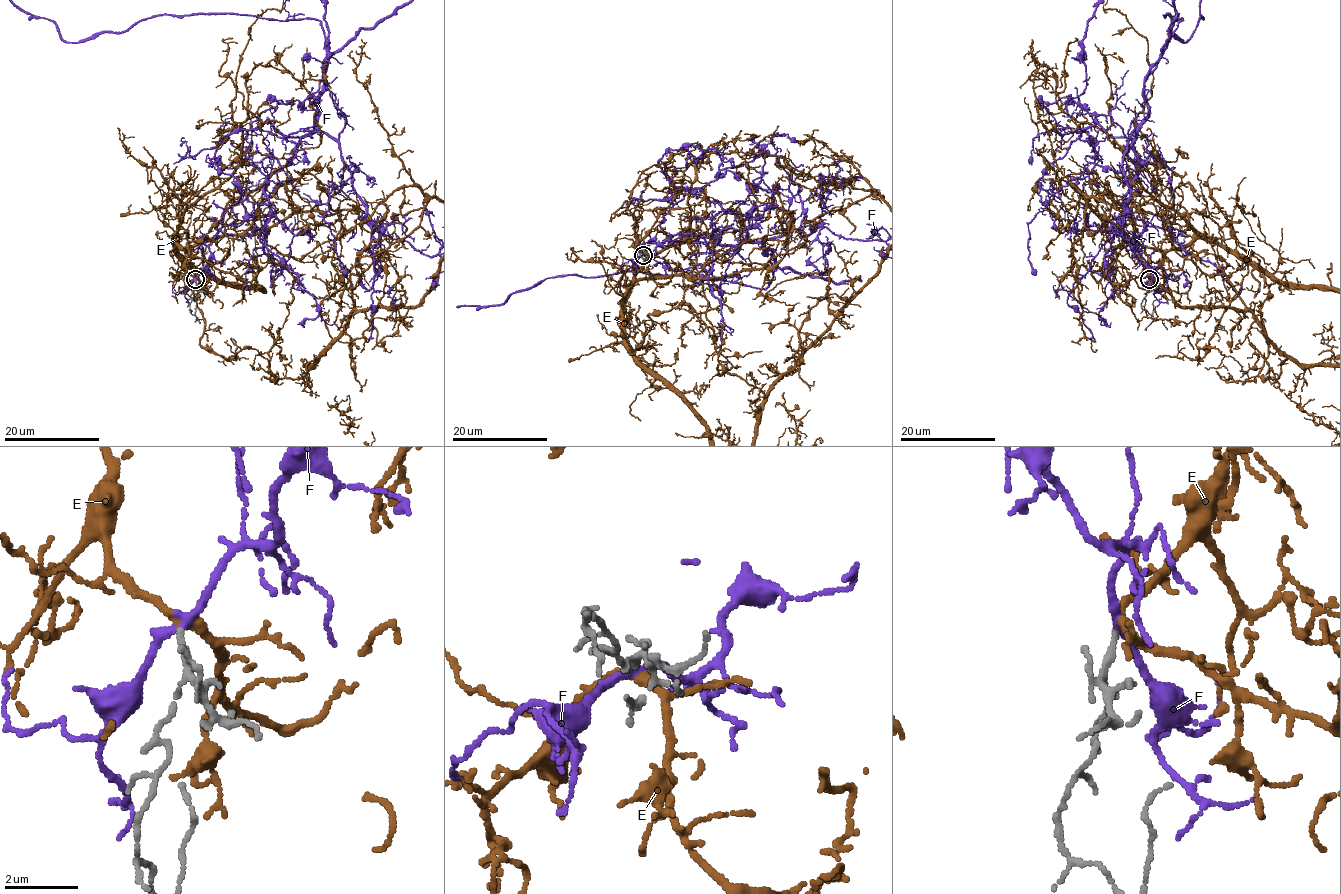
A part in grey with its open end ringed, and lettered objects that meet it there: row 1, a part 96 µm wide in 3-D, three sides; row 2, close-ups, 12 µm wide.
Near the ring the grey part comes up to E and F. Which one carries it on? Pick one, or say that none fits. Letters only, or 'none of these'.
E

